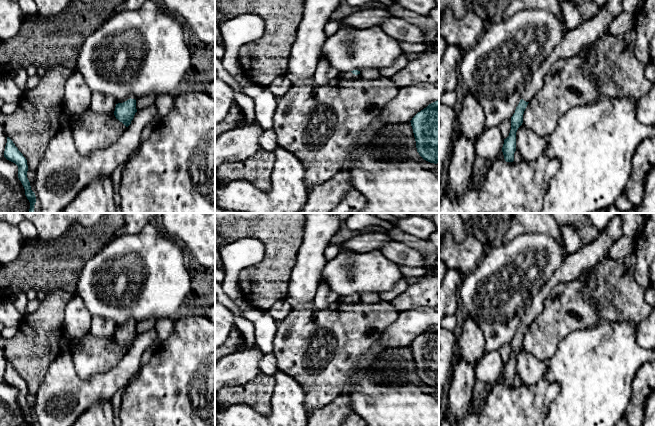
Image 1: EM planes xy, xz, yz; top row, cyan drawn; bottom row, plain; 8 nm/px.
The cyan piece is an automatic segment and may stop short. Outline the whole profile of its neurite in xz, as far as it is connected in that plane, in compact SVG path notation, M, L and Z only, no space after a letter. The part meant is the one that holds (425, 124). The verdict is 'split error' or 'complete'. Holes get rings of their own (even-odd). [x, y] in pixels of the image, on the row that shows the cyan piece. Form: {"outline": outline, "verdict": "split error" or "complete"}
{"outline": "M439 100L418 112L410 122L419 155L430 163L439 163Z", "verdict": "complete"}

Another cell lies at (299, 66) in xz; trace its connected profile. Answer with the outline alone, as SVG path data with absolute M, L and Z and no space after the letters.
M305 0L302 20L288 62L286 77L291 83L314 79L321 48L327 38L325 27L331 14L345 0Z

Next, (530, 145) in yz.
M521 125L516 132L516 149L523 160L538 158L547 147L547 138L539 136Z

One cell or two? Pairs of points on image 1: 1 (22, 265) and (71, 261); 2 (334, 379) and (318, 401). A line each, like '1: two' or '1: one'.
1: one
2: one

